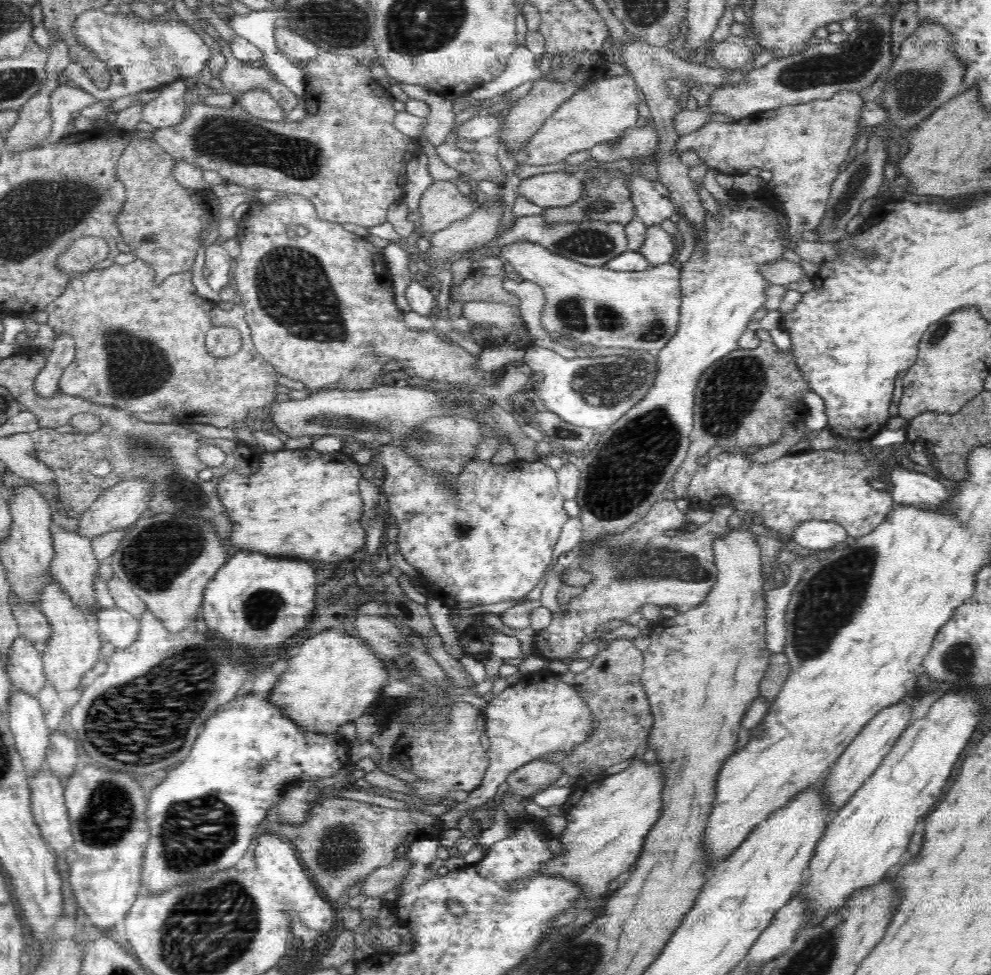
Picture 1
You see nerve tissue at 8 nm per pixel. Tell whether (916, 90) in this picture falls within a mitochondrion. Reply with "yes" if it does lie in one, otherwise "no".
yes

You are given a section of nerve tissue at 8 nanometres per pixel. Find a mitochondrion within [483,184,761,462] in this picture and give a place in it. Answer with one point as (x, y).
(568, 310)

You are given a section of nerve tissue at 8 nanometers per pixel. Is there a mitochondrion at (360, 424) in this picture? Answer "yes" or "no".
yes

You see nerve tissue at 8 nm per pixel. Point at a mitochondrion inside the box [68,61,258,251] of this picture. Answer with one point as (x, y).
(146, 240)

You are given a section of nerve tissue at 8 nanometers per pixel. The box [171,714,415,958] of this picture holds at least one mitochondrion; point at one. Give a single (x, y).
(340, 847)

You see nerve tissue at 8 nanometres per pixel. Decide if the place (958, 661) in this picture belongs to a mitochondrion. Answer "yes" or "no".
yes

